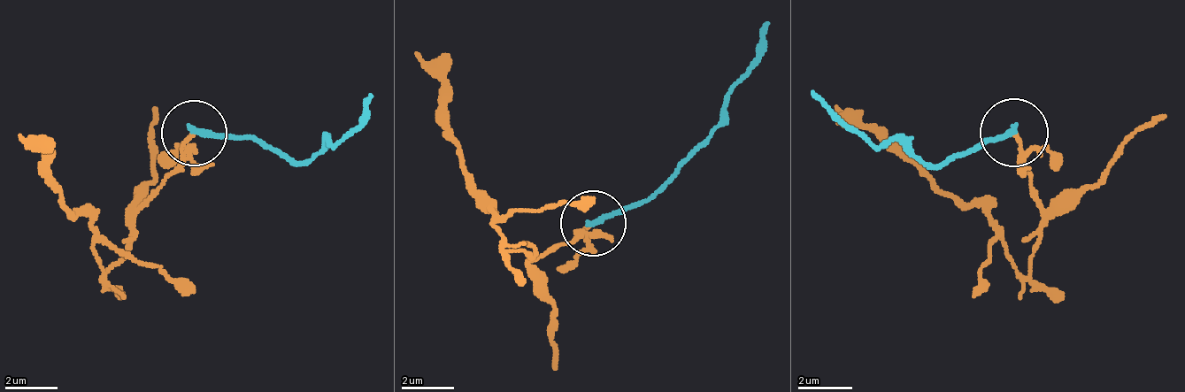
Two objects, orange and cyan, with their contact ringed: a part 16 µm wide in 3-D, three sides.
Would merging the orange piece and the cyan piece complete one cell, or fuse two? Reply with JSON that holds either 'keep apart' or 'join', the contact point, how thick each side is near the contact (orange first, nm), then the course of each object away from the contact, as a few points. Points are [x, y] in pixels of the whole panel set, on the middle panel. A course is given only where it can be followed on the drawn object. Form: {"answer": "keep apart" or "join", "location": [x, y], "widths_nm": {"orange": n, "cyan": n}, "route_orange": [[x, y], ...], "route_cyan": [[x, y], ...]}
{"answer": "keep apart", "location": [593, 223], "widths_nm": {"orange": 120, "cyan": 240}, "route_orange": [[591, 225], [585, 234], [534, 260], [507, 243], [494, 212], [461, 158], [447, 88], [414, 54]], "route_cyan": [[591, 225], [637, 205], [703, 142], [729, 107], [735, 80], [768, 24]]}

